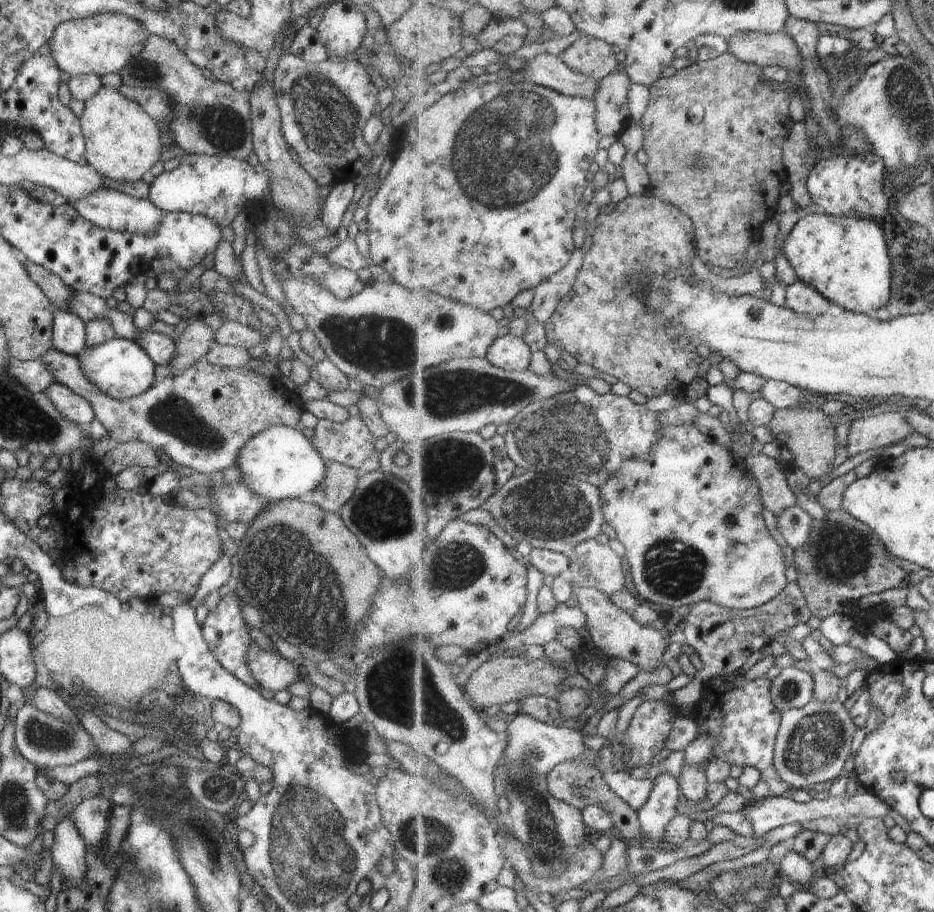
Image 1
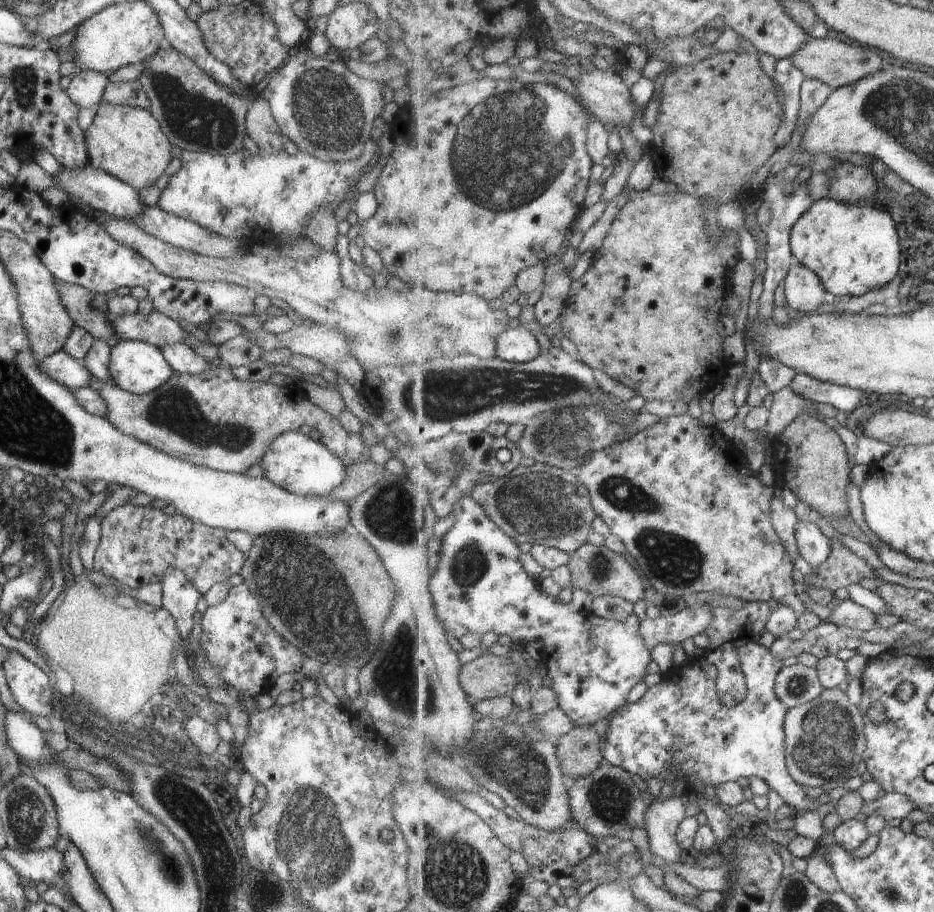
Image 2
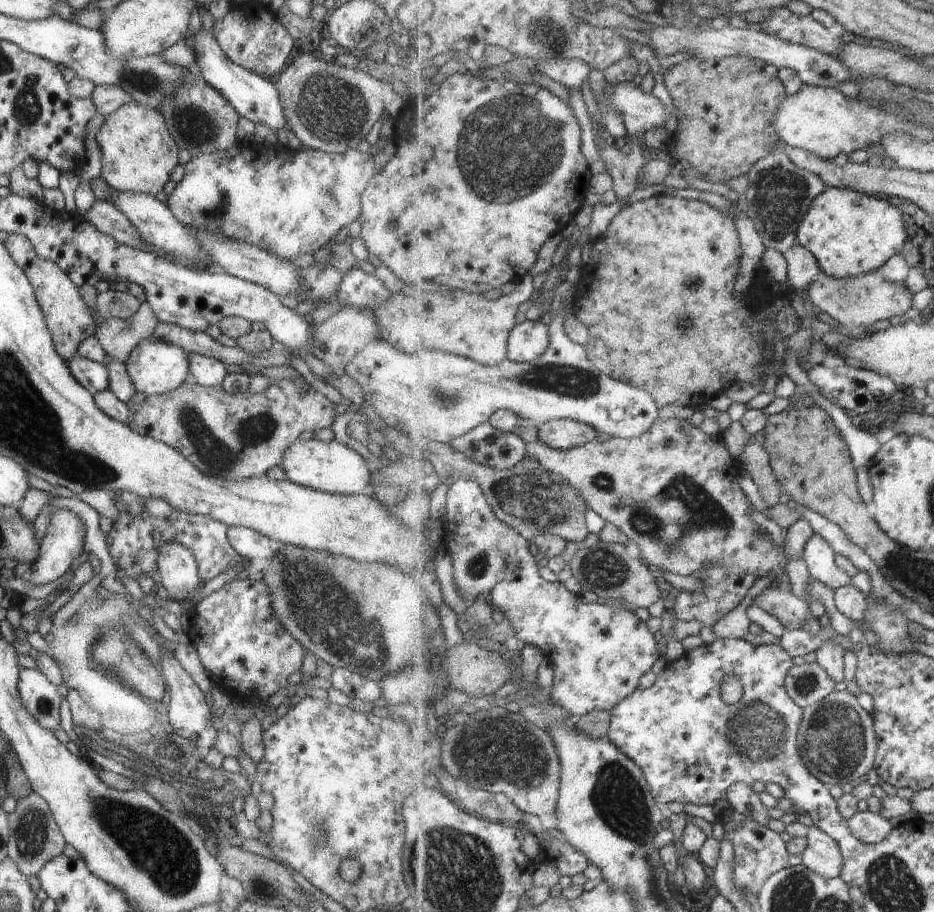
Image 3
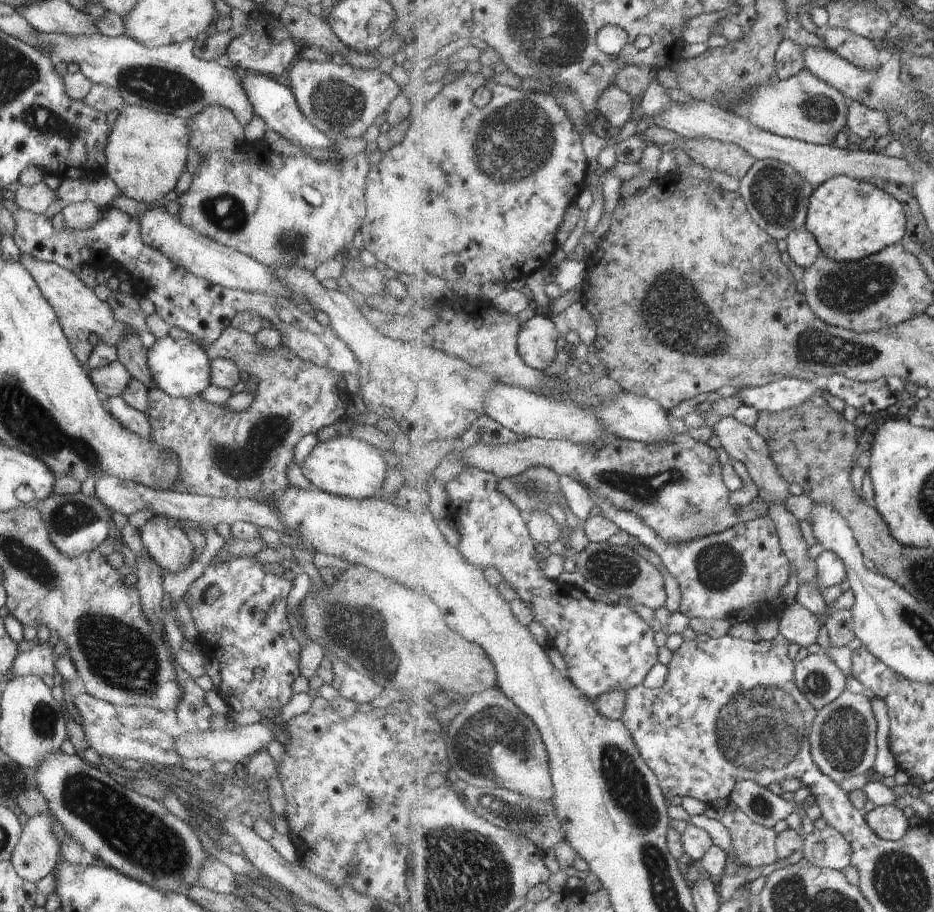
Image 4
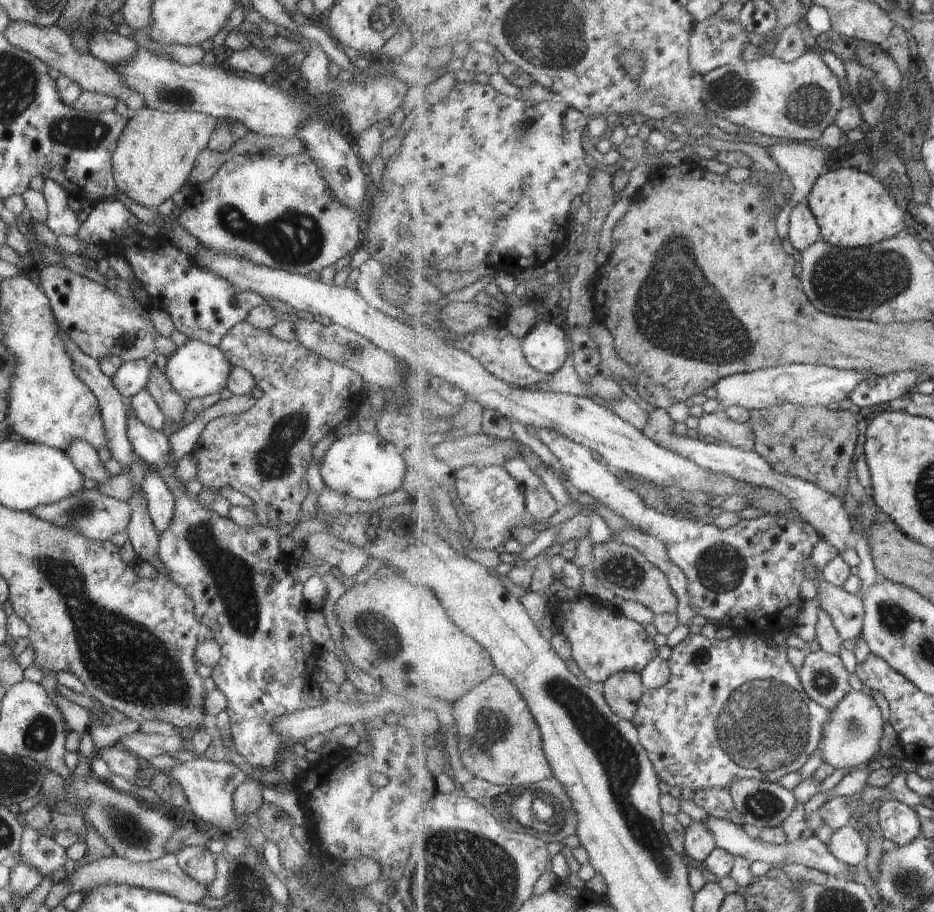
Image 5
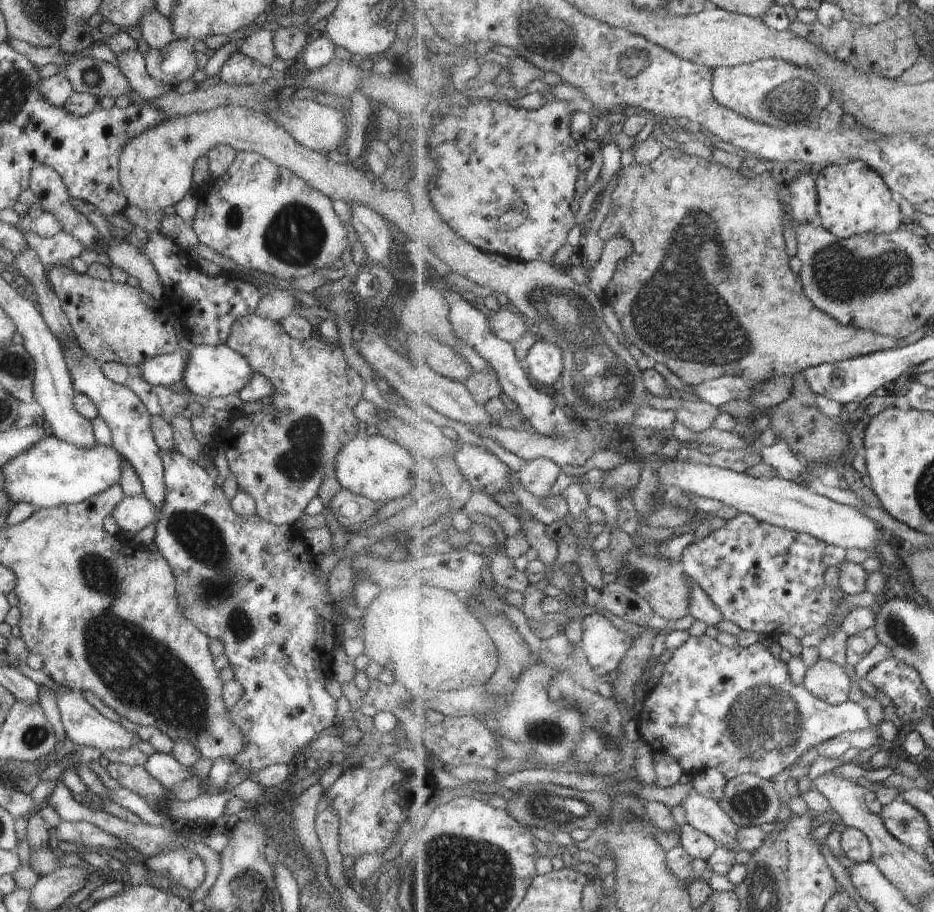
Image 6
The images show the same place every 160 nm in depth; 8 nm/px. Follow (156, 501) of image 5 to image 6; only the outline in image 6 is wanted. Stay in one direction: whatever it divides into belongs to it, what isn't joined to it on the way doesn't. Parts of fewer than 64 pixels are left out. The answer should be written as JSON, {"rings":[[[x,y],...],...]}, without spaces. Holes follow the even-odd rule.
{"rings":[[[62,341],[61,354],[66,360],[74,392],[80,392],[89,396],[96,404],[98,416],[108,426],[112,436],[112,448],[130,464],[134,473],[142,484],[143,496],[159,510],[164,501],[163,467],[159,448],[153,440],[149,423],[150,414],[147,407],[139,400],[139,397],[127,386],[118,385],[107,380],[101,372],[99,363],[86,355],[76,344],[76,341]]]}

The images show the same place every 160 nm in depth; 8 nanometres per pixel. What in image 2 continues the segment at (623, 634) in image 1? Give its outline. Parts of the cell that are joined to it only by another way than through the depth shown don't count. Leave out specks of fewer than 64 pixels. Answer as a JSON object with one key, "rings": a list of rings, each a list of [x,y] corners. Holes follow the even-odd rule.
{"rings":[[[703,606],[696,609],[685,608],[670,617],[659,616],[655,619],[651,619],[647,616],[641,621],[639,636],[645,640],[647,648],[653,650],[653,648],[657,648],[657,644],[672,645],[673,642],[680,642],[687,640],[687,638],[691,638],[696,634],[701,634],[701,632],[709,630],[711,624],[713,624],[713,612],[711,612],[711,610],[707,610],[707,608]]]}

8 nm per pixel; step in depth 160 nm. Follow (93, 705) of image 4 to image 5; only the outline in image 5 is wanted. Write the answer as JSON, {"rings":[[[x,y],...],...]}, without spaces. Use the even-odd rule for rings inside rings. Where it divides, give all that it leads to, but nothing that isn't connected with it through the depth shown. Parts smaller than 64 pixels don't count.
{"rings":[[[115,743],[106,748],[96,749],[93,755],[102,759],[110,772],[130,781],[136,778],[138,770],[143,764],[135,754],[127,752],[123,746]]]}

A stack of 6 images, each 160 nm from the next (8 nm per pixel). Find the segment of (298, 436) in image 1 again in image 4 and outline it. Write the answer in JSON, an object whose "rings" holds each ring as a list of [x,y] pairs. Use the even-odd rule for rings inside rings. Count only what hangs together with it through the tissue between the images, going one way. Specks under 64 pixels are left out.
{"rings":[[[352,433],[318,442],[299,466],[312,488],[341,497],[365,499],[378,496],[381,486],[384,486],[388,466],[382,455],[375,446]]]}

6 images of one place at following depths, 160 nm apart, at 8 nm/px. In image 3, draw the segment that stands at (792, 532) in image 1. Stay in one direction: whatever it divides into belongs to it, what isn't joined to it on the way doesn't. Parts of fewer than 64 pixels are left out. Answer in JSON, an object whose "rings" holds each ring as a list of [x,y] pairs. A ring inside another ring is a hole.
{"rings":[[[815,533],[806,542],[802,554],[813,578],[836,592],[839,588],[850,586],[851,577],[835,564],[835,555],[835,550]]]}

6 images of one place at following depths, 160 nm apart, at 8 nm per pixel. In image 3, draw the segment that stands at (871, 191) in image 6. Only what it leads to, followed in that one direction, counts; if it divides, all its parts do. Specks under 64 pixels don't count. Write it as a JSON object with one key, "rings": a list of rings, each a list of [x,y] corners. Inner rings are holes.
{"rings":[[[829,187],[824,194],[819,194],[809,208],[801,228],[799,228],[798,242],[807,246],[817,256],[820,270],[823,270],[827,276],[848,278],[873,272],[873,270],[885,266],[893,256],[901,255],[903,246],[907,242],[907,228],[905,228],[903,214],[887,200],[857,192],[851,188]]]}

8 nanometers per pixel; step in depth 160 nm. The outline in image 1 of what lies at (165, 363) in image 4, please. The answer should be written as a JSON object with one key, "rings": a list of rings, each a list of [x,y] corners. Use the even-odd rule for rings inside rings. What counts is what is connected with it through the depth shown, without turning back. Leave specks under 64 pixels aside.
{"rings":[[[114,337],[89,350],[84,348],[76,358],[83,370],[83,376],[89,378],[89,382],[99,392],[103,392],[105,396],[111,396],[115,400],[132,398],[150,388],[154,383],[155,364],[147,356],[147,352],[141,346],[137,346],[137,342],[133,342],[133,340]]]}

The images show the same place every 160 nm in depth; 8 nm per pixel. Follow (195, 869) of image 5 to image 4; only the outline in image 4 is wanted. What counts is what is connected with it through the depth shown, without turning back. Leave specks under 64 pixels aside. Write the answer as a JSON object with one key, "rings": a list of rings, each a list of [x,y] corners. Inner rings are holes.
{"rings":[[[210,855],[201,862],[195,885],[217,893],[231,893],[237,887],[231,870]]]}

